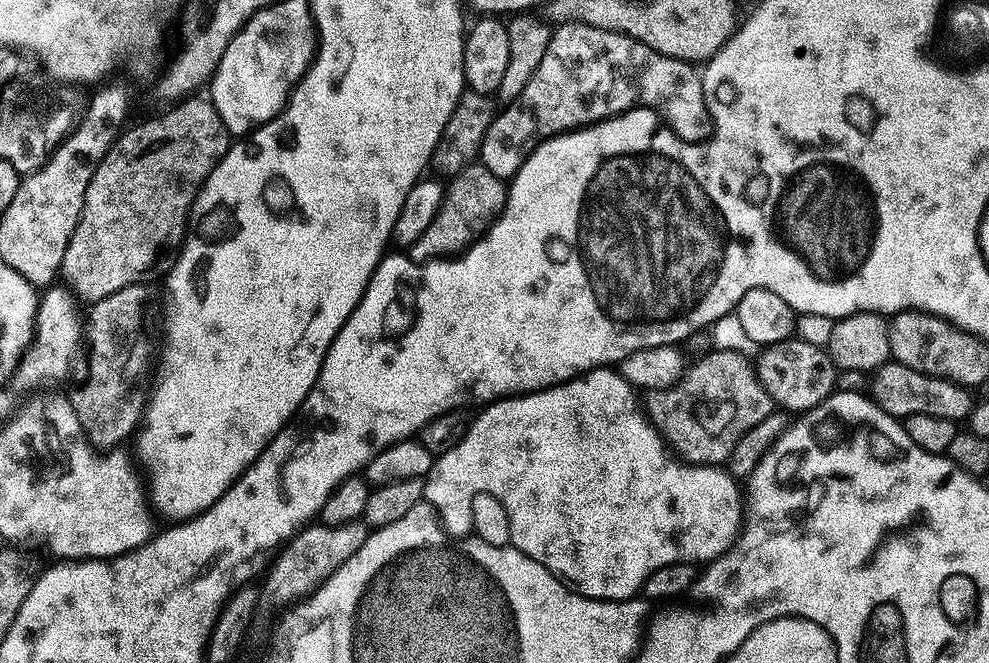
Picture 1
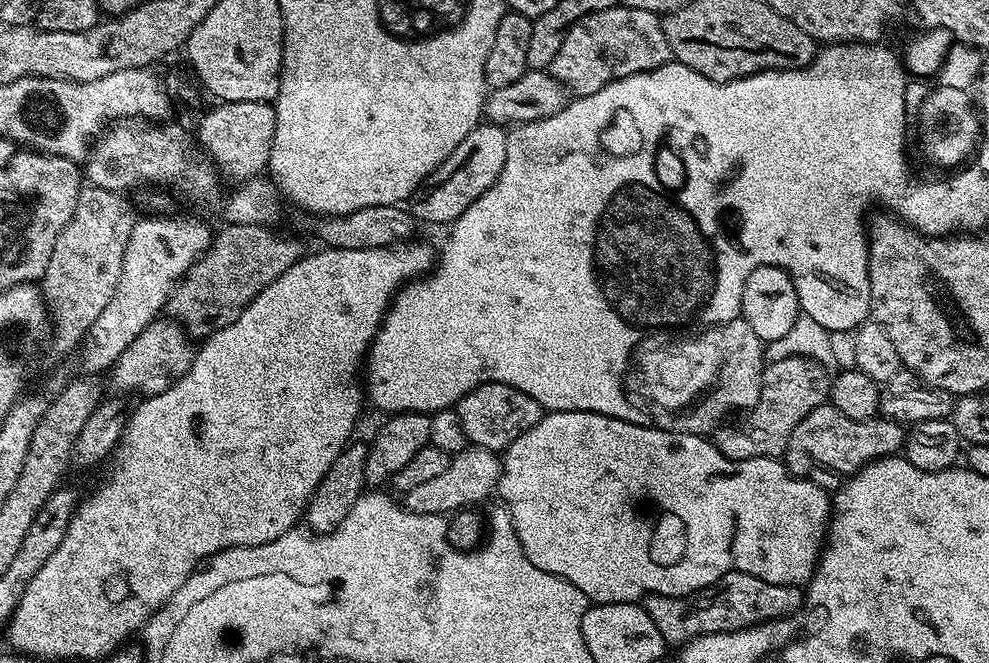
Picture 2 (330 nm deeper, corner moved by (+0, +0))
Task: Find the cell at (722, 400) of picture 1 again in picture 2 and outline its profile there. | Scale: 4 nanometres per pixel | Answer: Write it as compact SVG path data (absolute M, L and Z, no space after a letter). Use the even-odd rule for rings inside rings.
M794 356L765 363L760 379L760 396L756 399L756 405L747 413L748 421L736 429L717 427L714 432L715 446L726 458L735 461L759 456L783 457L794 426L798 426L798 422L802 422L810 410L826 403L829 396L829 373L815 360Z

